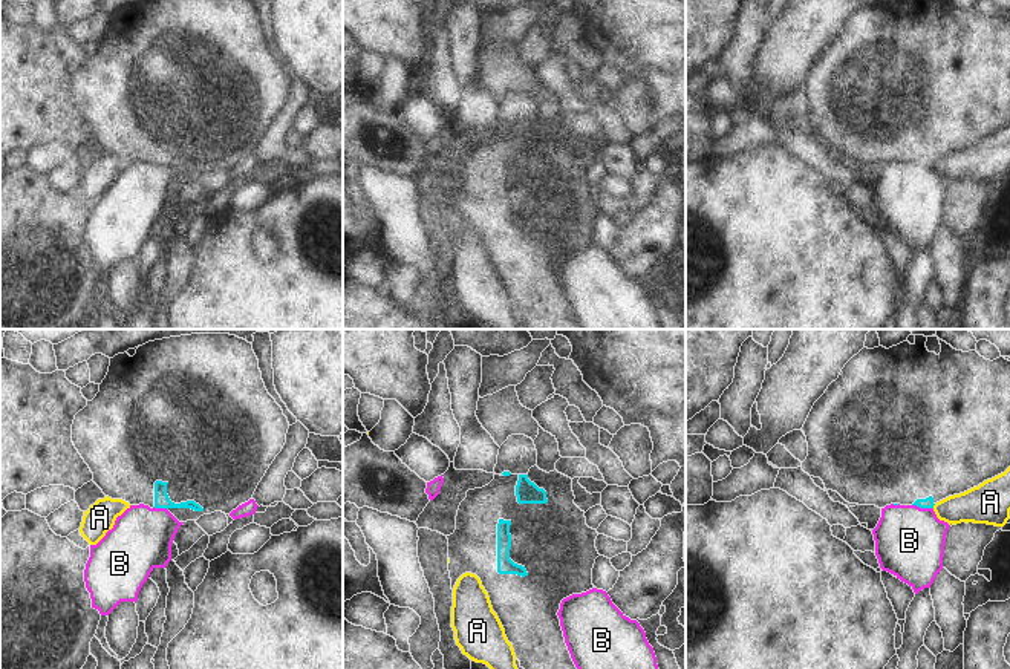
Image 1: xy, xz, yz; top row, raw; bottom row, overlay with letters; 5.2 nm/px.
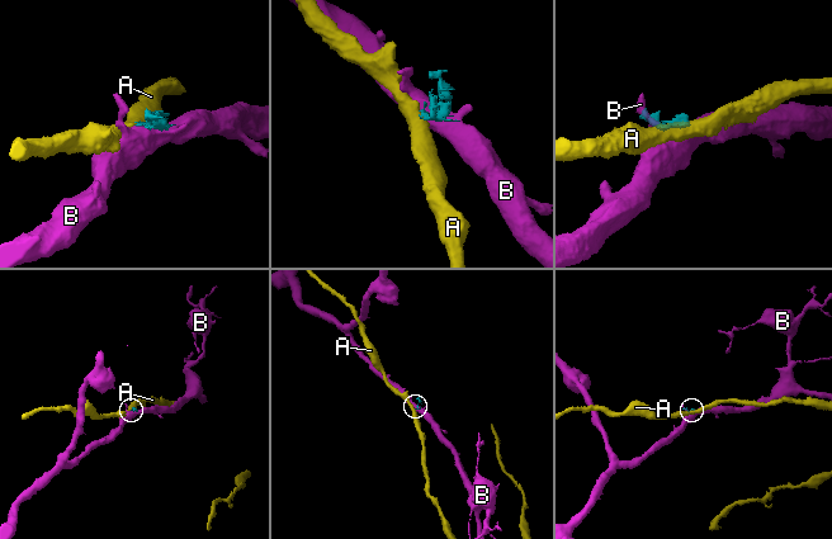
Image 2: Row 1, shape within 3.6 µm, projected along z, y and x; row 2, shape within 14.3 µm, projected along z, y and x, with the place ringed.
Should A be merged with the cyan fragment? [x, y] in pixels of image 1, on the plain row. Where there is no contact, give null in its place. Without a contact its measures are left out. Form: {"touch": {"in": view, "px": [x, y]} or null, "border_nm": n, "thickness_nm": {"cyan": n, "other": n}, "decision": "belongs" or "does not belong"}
{"touch": {"in": "yz", "px": [934, 161]}, "border_nm": 30, "thickness_nm": {"cyan": 60, "other": 200}, "decision": "does not belong"}

